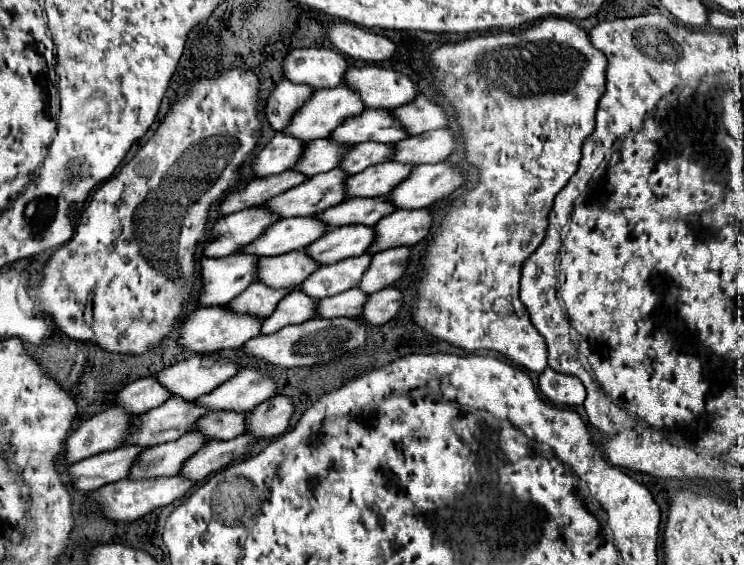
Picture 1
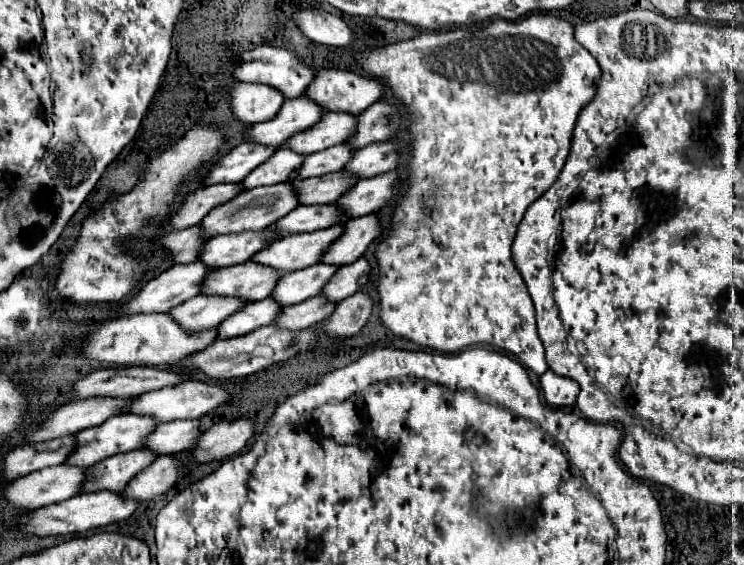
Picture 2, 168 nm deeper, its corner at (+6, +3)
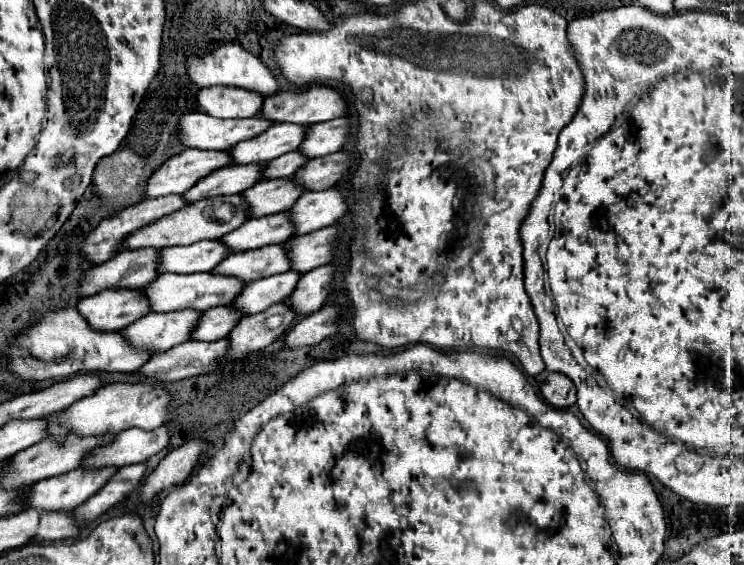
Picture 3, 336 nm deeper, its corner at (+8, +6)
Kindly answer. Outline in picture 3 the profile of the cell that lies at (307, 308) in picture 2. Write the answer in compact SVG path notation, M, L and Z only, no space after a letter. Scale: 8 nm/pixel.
M284 303L272 305L262 313L244 317L228 335L232 349L226 359L242 359L252 351L268 347L288 331L296 317L296 311Z

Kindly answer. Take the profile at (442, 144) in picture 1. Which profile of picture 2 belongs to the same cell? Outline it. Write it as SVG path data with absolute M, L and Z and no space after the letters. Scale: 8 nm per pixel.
M376 142L368 144L356 152L344 166L346 172L358 178L372 178L384 172L390 172L398 164L398 154L396 154L396 144L394 142Z

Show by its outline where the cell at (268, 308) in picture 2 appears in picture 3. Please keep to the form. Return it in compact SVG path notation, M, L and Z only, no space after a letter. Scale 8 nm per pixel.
M212 307L202 313L198 327L192 331L192 339L198 341L218 341L226 339L228 329L236 325L236 321L242 321L242 313L236 313L236 309L228 307Z

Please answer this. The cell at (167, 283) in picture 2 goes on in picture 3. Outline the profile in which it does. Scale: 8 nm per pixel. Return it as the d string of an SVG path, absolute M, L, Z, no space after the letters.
M104 289L80 299L78 311L98 331L120 331L150 313L144 289Z

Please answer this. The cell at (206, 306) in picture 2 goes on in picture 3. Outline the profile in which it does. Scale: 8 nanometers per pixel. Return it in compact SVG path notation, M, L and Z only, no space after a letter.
M182 309L164 315L148 313L128 325L122 333L130 345L160 353L188 341L188 329L196 325L196 317L200 317L200 311L192 309Z

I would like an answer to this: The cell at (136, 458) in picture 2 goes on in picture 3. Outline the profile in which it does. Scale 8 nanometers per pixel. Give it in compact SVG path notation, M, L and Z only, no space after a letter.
M106 465L100 469L72 469L68 473L38 481L28 493L28 507L36 509L76 509L106 485L118 467Z

